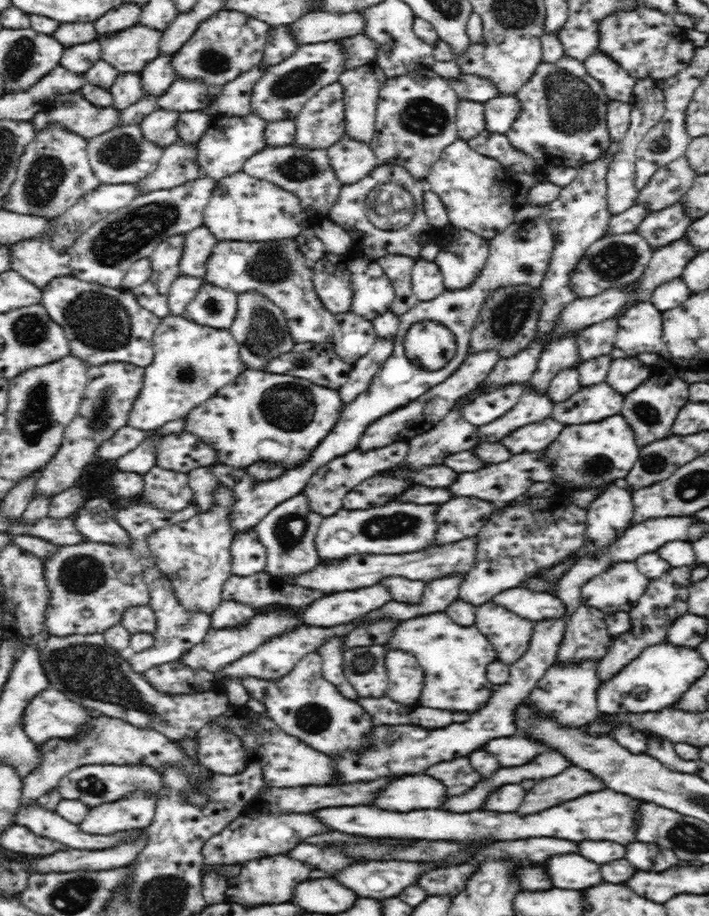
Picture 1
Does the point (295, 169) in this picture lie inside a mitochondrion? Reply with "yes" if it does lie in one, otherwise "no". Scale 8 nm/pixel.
yes

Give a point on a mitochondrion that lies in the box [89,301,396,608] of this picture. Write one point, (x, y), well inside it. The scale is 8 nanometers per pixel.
(292, 407)

